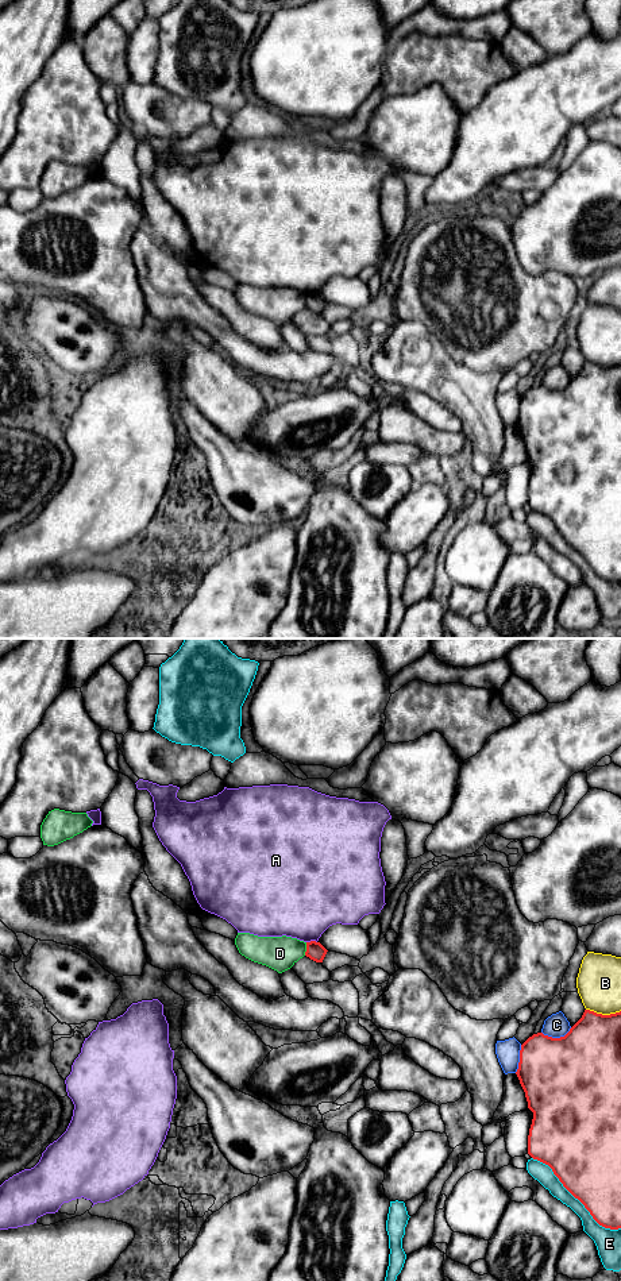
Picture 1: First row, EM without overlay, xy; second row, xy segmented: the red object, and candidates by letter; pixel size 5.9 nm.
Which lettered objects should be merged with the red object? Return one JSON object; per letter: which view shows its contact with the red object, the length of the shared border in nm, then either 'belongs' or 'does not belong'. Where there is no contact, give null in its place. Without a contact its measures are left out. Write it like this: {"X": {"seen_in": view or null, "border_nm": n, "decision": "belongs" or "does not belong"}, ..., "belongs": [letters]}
{"A": {"seen_in": "xy", "border_nm": 60, "decision": "does not belong"}, "B": {"seen_in": "xy", "border_nm": 200, "decision": "does not belong"}, "C": {"seen_in": "xy", "border_nm": 190, "decision": "does not belong"}, "D": {"seen_in": "xy", "border_nm": 80, "decision": "does not belong"}, "E": {"seen_in": "xy", "border_nm": 700, "decision": "does not belong"}, "belongs": []}

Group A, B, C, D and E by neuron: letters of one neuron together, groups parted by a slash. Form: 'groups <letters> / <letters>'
groups A / B / C / D / E

